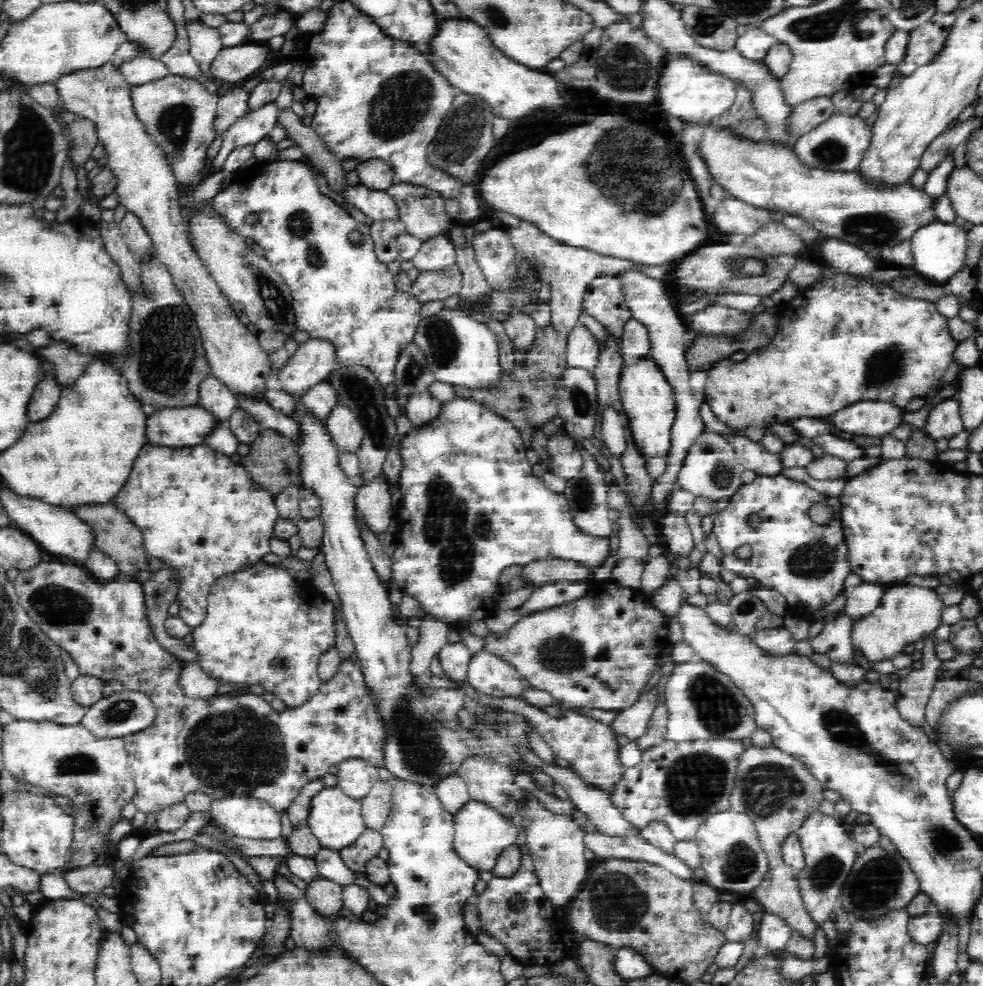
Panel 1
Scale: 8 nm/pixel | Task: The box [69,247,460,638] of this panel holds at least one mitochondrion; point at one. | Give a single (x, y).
(167, 341)

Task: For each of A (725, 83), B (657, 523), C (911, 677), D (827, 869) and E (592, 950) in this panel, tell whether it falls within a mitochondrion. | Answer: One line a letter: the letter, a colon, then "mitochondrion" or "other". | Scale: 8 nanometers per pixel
A: other
B: other
C: other
D: mitochondrion
E: other

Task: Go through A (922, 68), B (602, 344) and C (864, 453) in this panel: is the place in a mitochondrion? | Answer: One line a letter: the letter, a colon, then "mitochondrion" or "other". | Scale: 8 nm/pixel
A: other
B: other
C: other

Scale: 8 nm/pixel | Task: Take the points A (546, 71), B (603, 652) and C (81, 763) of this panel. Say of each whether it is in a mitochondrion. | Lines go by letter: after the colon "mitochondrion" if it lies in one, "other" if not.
A: other
B: mitochondrion
C: mitochondrion

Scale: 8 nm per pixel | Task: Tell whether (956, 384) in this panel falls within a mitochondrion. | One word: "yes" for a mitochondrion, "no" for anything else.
no

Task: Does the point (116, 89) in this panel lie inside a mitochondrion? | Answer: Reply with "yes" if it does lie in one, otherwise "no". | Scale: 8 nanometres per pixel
no

